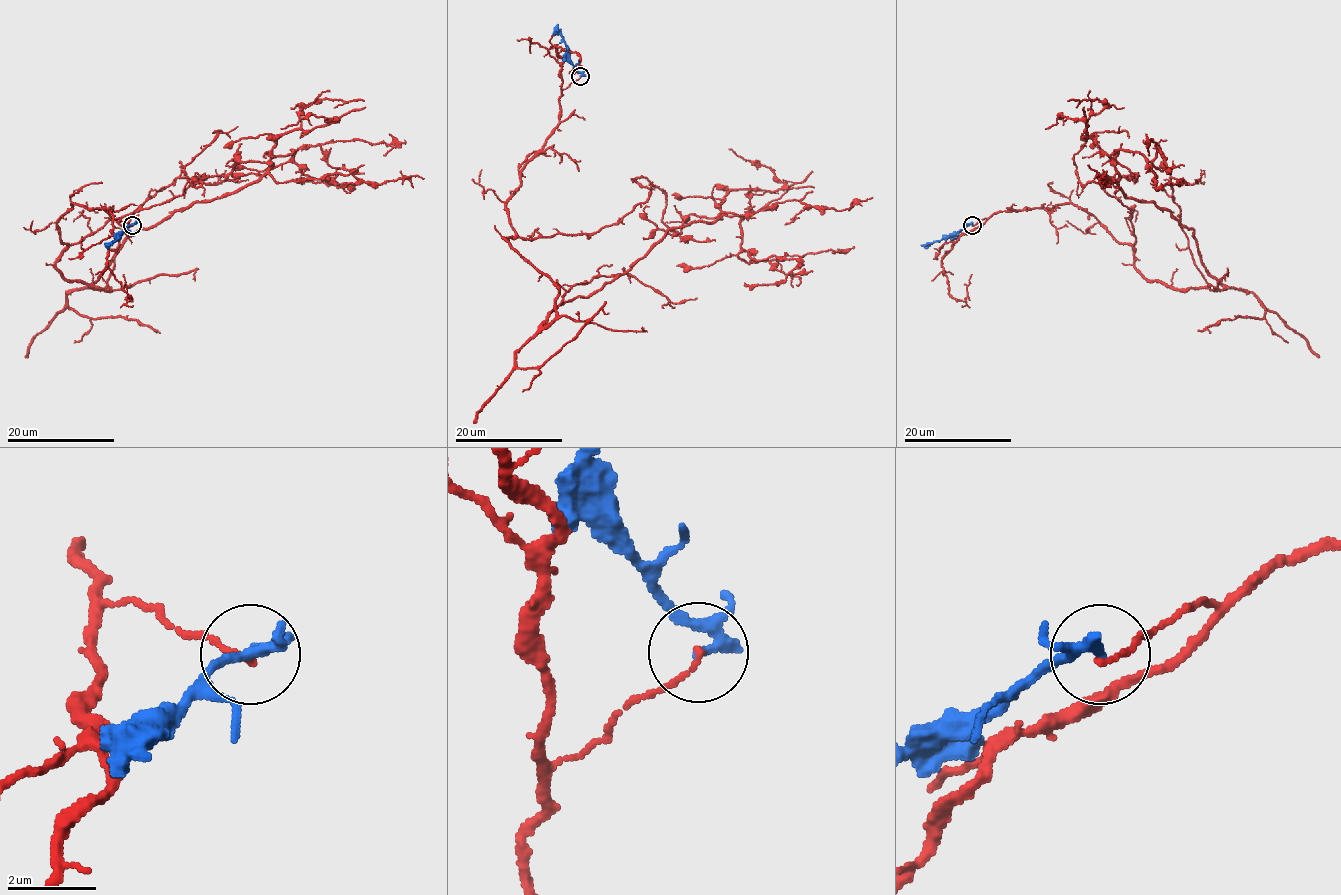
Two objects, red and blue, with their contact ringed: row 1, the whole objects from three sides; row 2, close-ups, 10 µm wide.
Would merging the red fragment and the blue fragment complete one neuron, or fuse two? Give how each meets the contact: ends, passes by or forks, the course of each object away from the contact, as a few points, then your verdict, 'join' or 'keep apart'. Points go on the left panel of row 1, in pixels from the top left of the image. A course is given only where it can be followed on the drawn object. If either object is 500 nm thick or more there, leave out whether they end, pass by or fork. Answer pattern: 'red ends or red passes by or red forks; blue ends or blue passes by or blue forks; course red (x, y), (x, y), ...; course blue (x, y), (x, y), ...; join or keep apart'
red ends; blue passes by; course red (132, 226), (74, 203), (55, 269), (109, 289), (93, 283), (137, 231), (253, 184), (273, 157), (404, 139); course blue (132, 224), (108, 246); keep apart

